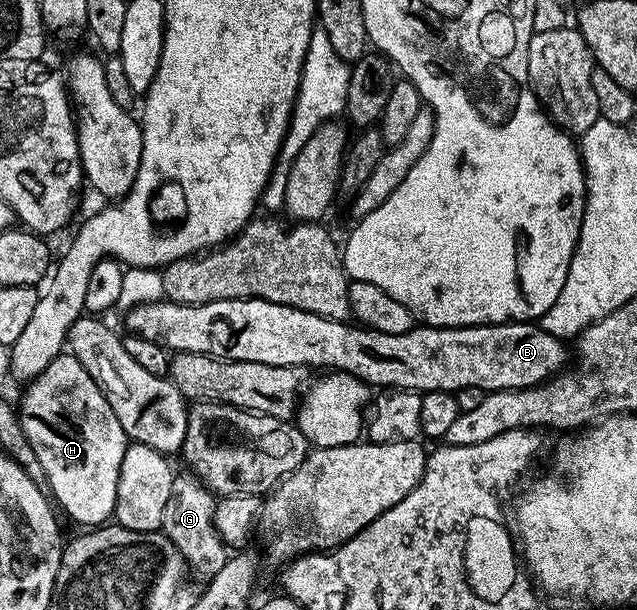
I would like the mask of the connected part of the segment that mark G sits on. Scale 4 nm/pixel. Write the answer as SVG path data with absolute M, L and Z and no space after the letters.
M175 474L172 494L168 497L168 505L164 505L164 521L160 530L170 538L172 545L180 549L180 553L186 559L187 568L195 576L198 574L209 577L220 573L228 558L228 548L219 537L214 524L216 496L193 474L185 474Z

